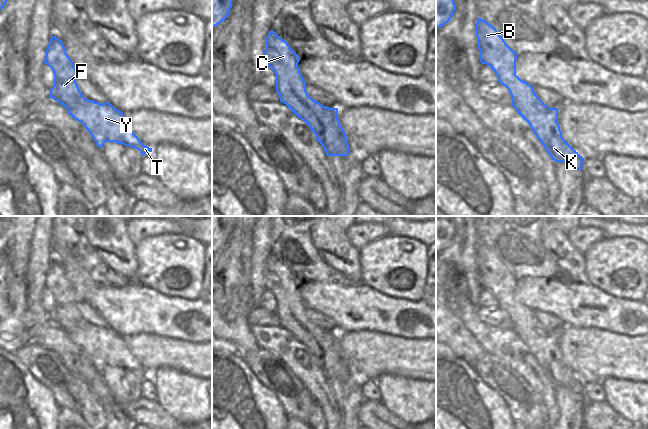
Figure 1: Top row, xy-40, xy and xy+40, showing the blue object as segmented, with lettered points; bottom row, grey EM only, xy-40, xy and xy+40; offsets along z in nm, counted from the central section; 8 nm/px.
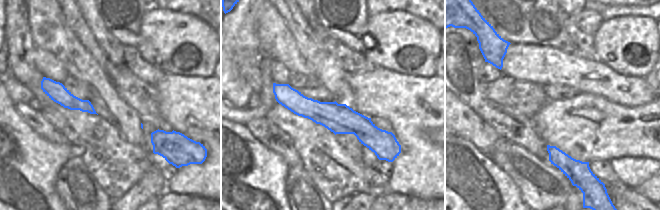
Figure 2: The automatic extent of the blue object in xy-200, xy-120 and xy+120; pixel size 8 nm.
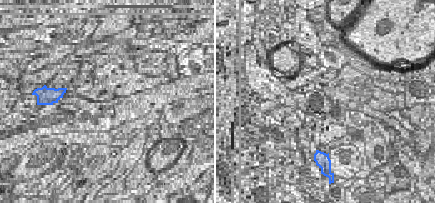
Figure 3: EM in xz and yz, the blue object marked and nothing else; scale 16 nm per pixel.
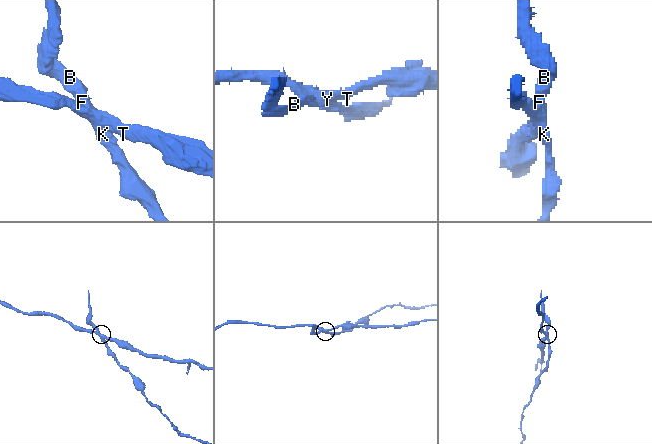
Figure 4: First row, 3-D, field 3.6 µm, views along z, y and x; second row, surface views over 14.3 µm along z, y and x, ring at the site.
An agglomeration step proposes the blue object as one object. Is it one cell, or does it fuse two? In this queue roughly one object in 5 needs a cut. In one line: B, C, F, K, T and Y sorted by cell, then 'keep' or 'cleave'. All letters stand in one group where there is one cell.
B C F K / T Y | cleave

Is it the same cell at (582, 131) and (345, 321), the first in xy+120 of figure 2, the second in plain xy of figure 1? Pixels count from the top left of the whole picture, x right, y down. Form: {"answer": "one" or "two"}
{"answer": "two"}

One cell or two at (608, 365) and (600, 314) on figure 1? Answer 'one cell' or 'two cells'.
two cells

